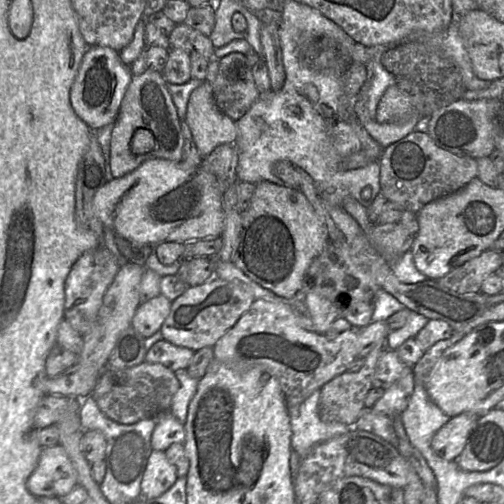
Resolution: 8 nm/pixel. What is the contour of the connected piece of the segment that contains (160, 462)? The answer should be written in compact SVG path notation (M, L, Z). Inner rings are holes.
M153 450L141 482L141 499L152 499L162 495L177 479L176 467L168 461L165 451Z

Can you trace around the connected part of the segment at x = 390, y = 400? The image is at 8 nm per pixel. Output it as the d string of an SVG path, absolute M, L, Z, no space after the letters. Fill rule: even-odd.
M408 372L384 390L383 396L372 409L390 418L400 416L407 408L413 392L413 373Z

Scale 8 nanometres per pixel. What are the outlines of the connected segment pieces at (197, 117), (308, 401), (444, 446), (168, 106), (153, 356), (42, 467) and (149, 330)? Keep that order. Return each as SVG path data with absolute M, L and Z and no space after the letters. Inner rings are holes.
M205 80L188 101L186 121L204 159L222 144L233 144L237 137L235 121L216 105L211 83Z
M314 391L298 406L297 414L291 418L291 448L298 454L300 460L305 458L318 444L346 433L353 428L341 422L323 422L318 412L319 397L320 391Z
M461 413L451 417L433 436L432 450L447 461L454 460L465 447L478 418L471 413Z
M147 69L139 75L133 75L126 90L114 128L110 143L110 165L114 178L120 178L136 170L145 161L151 159L166 159L180 162L183 154L184 137L177 109L168 90L168 82L161 72ZM138 129L149 130L155 139L155 145L149 153L135 155L131 152L130 143Z
M164 339L159 340L147 351L145 361L149 363L160 363L173 372L186 369L195 351L187 348L174 345Z
M59 444L42 449L37 466L26 482L28 491L37 498L57 498L68 494L76 485L77 472Z
M160 294L140 304L135 311L130 326L144 338L160 331L162 324L169 315L171 301Z

